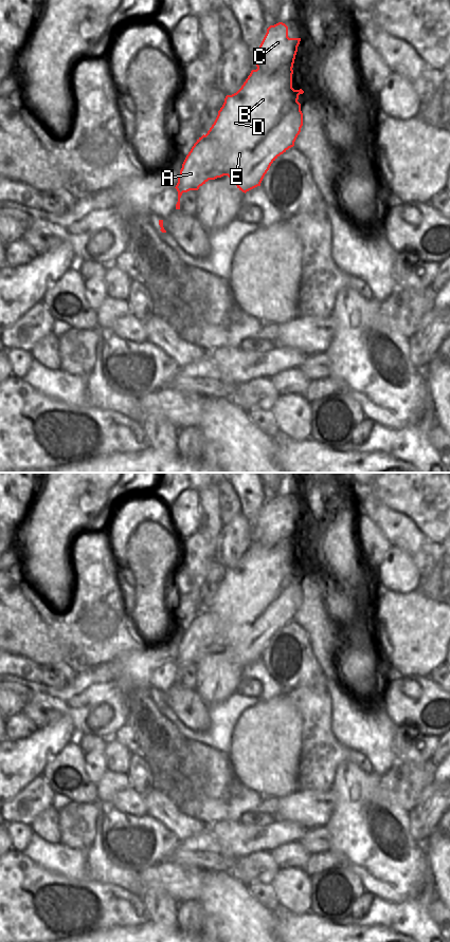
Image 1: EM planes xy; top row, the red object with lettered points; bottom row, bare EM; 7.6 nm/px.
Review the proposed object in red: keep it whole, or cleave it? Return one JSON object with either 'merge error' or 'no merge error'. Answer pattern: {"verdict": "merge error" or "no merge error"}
{"verdict": "merge error"}

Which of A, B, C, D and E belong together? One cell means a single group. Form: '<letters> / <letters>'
A / B C D E

